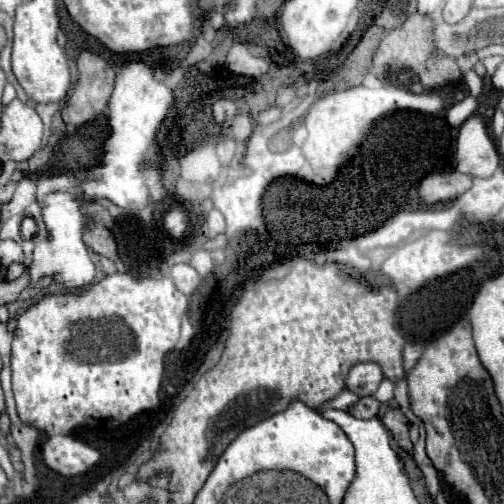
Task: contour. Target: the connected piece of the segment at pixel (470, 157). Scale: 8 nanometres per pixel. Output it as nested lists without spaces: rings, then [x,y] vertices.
[[[470,116],[458,134],[456,146],[456,170],[474,178],[488,178],[500,164],[500,156],[494,140],[490,138],[484,120]]]

